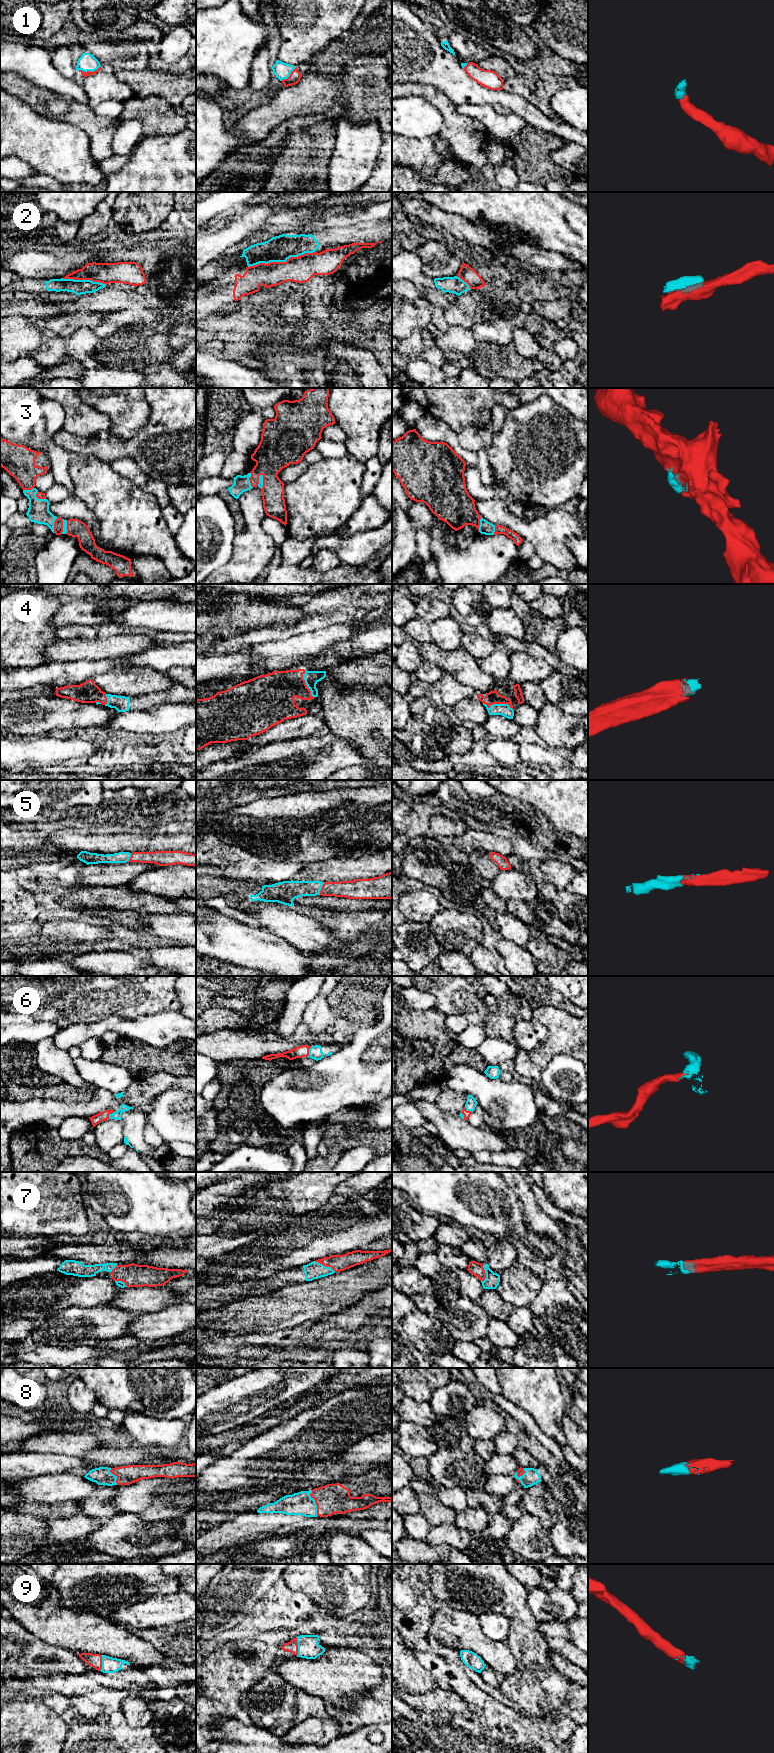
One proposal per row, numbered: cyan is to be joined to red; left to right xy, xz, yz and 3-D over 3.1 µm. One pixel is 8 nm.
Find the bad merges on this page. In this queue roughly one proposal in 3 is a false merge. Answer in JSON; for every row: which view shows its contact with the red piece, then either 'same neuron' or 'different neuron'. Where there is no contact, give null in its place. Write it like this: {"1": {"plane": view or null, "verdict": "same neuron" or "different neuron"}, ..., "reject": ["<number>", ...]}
{"1": {"plane": "xy", "verdict": "same neuron"}, "2": {"plane": "xz", "verdict": "different neuron"}, "3": {"plane": "xy", "verdict": "same neuron"}, "4": {"plane": "yz", "verdict": "same neuron"}, "5": {"plane": "xz", "verdict": "same neuron"}, "6": {"plane": "xy", "verdict": "same neuron"}, "7": {"plane": "xz", "verdict": "same neuron"}, "8": {"plane": "xz", "verdict": "same neuron"}, "9": {"plane": "xz", "verdict": "same neuron"}, "reject": ["2"]}

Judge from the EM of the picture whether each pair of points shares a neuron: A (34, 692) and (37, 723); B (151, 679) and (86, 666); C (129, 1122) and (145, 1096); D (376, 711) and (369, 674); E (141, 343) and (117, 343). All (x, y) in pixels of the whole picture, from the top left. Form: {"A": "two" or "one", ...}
{"A": "two", "B": "two", "C": "two", "D": "two", "E": "one"}

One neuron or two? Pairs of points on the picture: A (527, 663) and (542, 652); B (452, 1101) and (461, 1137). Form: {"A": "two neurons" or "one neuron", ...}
{"A": "two neurons", "B": "two neurons"}

